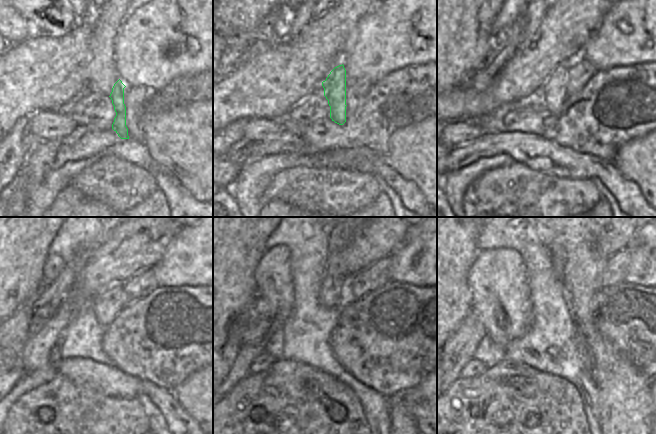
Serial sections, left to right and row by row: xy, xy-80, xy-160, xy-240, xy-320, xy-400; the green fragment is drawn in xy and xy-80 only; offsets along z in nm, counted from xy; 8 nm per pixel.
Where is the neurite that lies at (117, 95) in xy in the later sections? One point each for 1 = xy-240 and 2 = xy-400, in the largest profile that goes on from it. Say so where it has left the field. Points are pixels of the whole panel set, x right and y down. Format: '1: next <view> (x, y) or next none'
1: next xy-240 (106, 305)
2: next xy-400 (557, 252)

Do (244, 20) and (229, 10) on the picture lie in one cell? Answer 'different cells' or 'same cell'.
same cell

